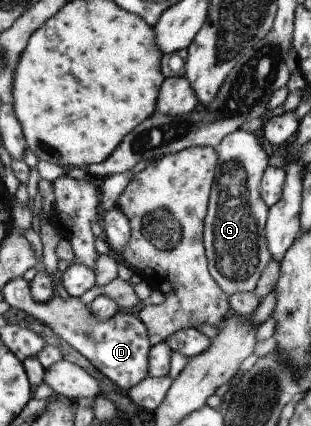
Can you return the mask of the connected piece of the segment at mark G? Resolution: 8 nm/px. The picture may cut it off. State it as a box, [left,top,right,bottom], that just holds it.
[202,128,272,294]

